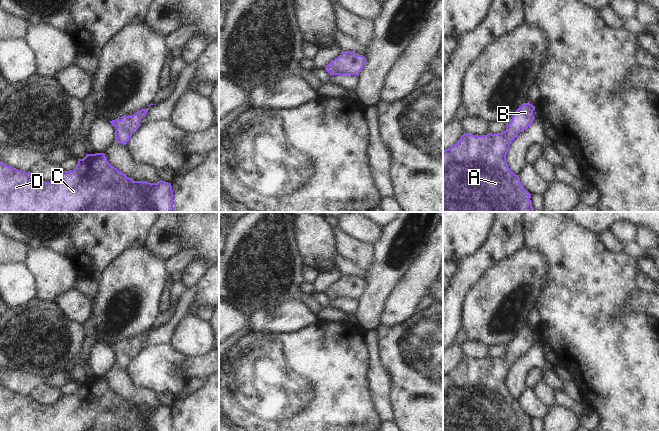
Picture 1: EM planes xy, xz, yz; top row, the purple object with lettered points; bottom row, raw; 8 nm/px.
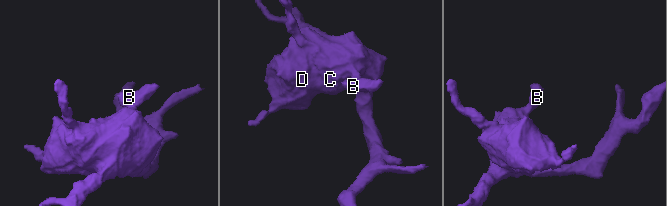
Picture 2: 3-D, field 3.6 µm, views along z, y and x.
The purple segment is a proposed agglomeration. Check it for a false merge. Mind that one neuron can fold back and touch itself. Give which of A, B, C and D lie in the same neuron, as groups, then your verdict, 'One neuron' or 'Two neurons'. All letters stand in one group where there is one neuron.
Groups: A B C D. One neuron

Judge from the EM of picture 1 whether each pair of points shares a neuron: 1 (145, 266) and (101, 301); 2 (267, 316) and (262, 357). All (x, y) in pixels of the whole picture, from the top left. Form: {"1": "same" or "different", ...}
{"1": "same", "2": "different"}

